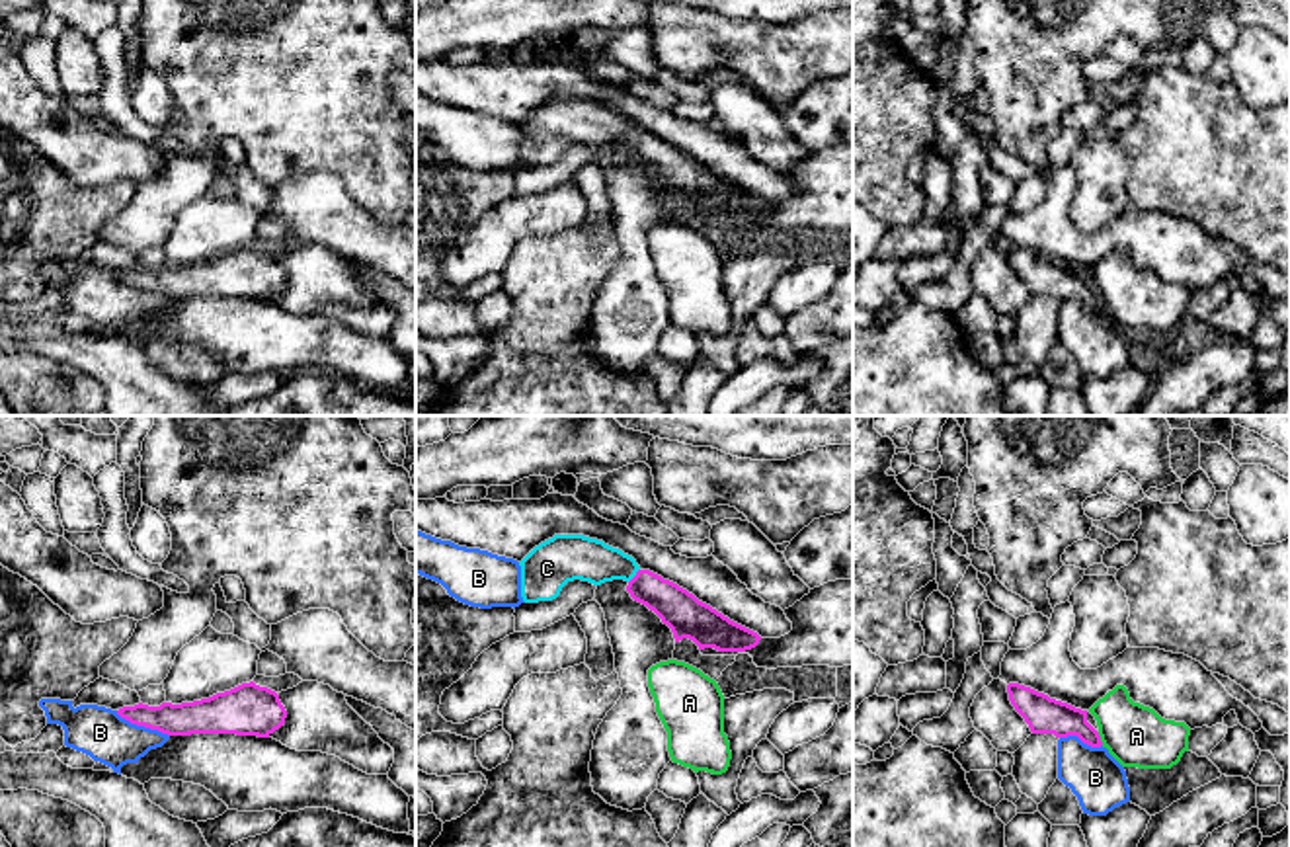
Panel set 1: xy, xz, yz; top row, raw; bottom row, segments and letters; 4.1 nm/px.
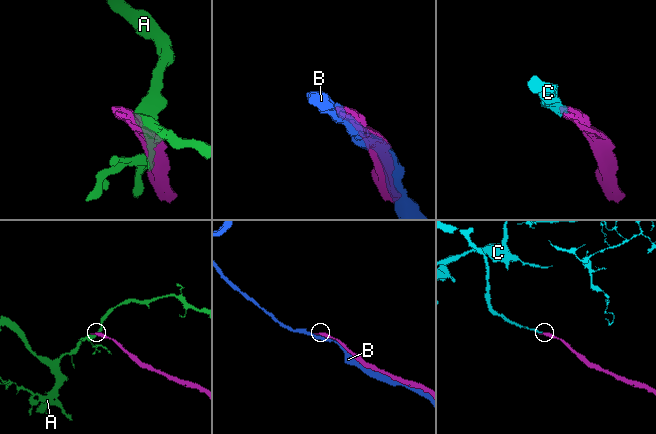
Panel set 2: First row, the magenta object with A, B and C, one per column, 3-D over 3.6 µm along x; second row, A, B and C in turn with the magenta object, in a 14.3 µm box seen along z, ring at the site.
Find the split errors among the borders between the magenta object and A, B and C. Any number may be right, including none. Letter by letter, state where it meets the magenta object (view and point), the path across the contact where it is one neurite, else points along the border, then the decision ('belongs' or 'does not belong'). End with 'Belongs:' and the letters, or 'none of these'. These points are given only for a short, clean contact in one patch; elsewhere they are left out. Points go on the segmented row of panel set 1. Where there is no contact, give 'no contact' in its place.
A: contact yz (1099, 738); border yz (1097, 732), (1103, 744); does not belong
B: contact xy (143, 725); does not belong
C: contact xz (635, 576); way xz (682, 611), (635, 576), (625, 566), (578, 557); belongs
Belongs: C

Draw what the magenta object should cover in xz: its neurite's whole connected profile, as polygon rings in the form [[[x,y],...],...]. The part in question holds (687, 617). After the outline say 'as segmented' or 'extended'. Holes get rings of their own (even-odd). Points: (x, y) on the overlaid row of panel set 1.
[[[554,535],[535,546],[519,566],[525,603],[552,601],[574,580],[593,585],[625,580],[630,597],[654,611],[671,628],[675,642],[689,638],[699,650],[746,652],[761,640],[757,632],[730,621],[677,584],[642,570],[632,556],[597,539]]]; extended

